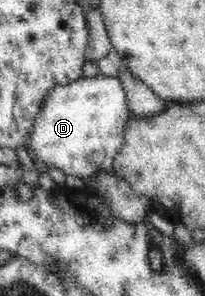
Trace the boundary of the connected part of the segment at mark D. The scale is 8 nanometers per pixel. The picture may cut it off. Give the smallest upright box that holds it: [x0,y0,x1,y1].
[21,74,129,181]

